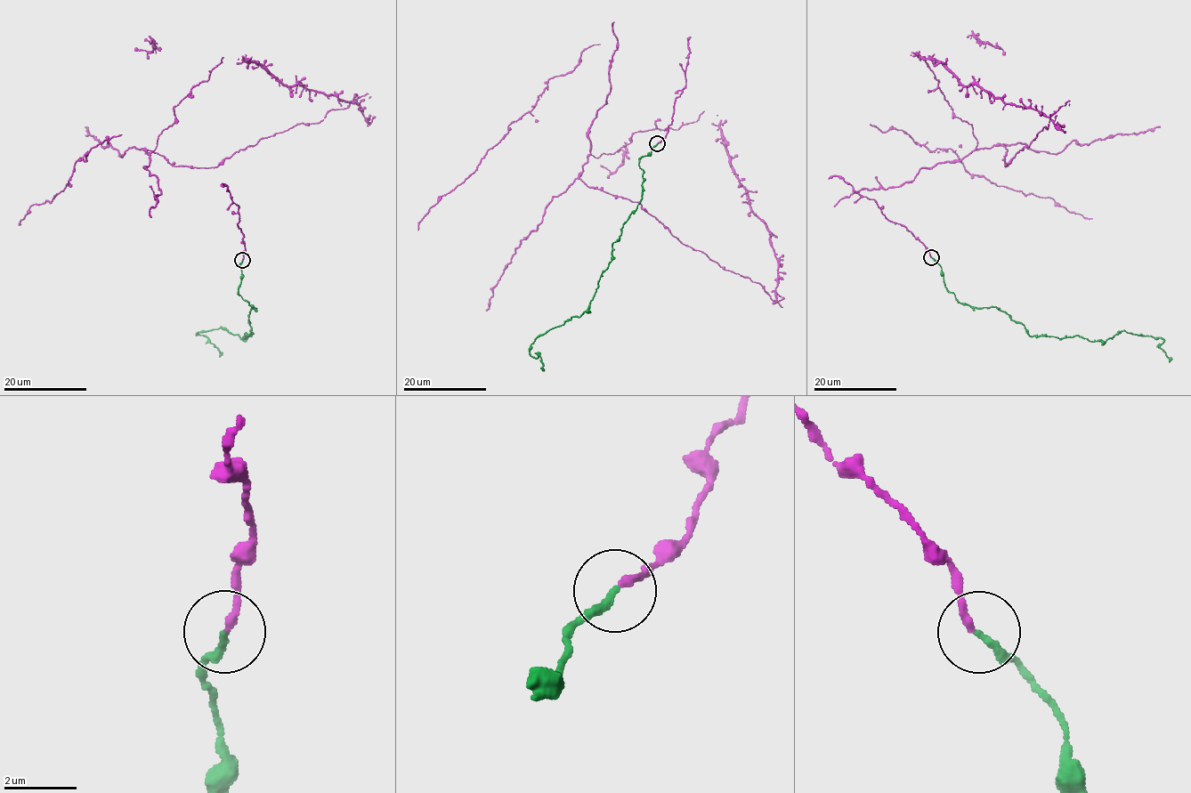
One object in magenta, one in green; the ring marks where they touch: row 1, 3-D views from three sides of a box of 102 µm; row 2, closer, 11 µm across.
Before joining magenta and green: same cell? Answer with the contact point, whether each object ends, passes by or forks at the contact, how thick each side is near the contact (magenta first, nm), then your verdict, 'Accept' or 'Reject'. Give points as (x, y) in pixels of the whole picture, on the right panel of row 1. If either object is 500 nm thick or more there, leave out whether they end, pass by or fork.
Place: (931, 257). At the ring magenta ends. At the ring green ends. Thickness 170 nm (magenta) against 200 nm. Accept

